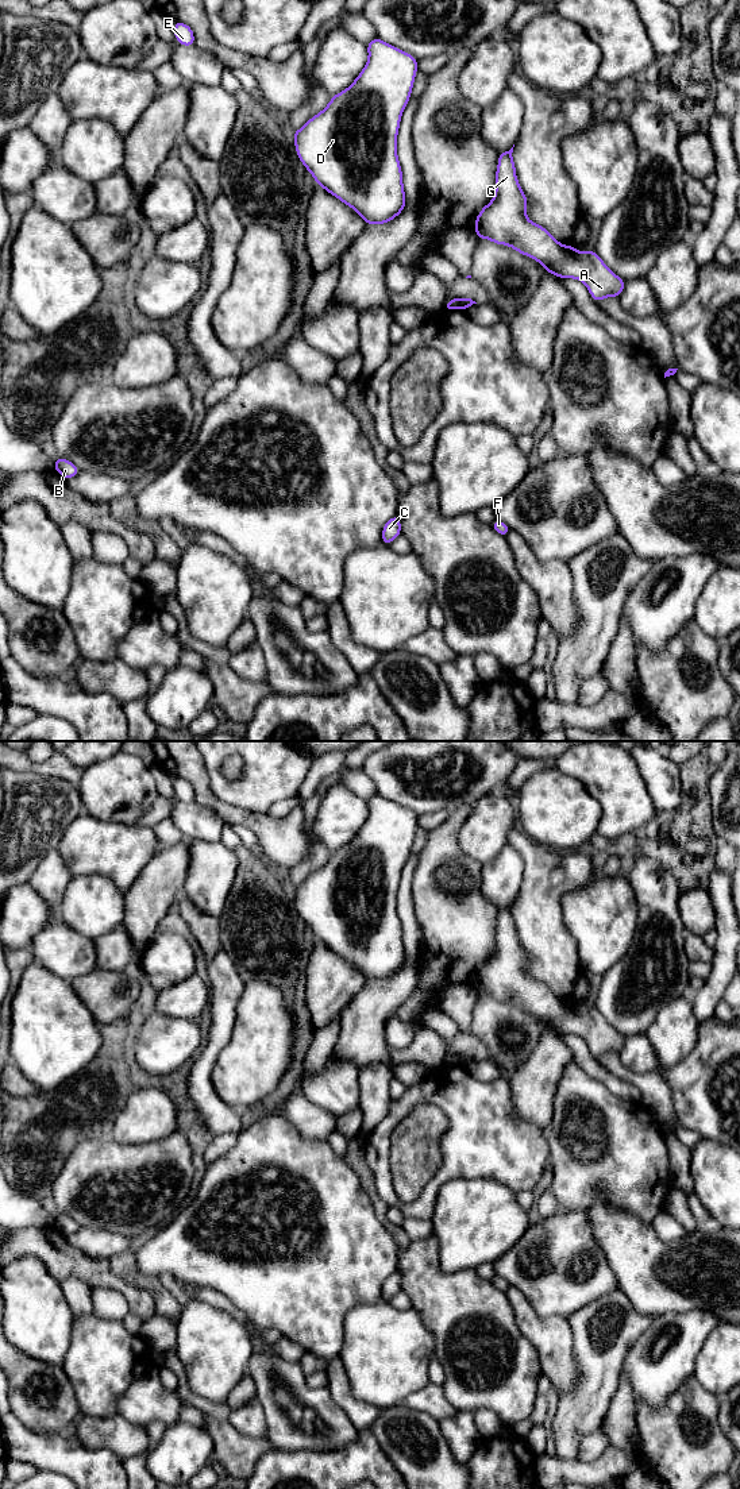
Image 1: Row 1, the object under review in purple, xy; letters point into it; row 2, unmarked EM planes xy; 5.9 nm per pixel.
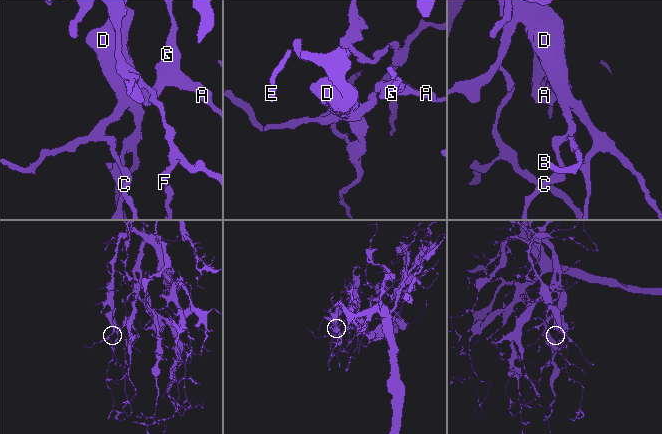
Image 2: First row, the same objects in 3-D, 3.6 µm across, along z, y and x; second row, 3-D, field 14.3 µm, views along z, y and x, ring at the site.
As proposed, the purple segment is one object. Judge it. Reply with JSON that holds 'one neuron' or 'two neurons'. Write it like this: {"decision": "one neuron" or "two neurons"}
{"decision": "two neurons"}

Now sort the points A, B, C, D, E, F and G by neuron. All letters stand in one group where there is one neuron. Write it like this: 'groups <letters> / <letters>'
groups A G / B C D E F

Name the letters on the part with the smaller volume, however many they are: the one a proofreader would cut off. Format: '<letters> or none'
A, G

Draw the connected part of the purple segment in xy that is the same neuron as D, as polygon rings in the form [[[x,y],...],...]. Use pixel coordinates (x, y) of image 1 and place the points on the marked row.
[[[378,38],[367,43],[367,51],[367,63],[355,81],[292,135],[300,161],[317,185],[358,212],[365,224],[384,224],[406,204],[397,134],[411,99],[417,59]]]

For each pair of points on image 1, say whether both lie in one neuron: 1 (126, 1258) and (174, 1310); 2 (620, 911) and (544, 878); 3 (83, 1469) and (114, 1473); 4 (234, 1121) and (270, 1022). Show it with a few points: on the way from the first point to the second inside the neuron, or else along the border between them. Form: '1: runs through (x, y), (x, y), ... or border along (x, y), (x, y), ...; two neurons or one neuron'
1: runs through (133, 1272), (161, 1296); one neuron
2: border along (597, 872), (586, 884), (565, 894), (565, 922); two neurons
3: runs through (91, 1469), (97, 1473), (106, 1473); one neuron
4: border along (214, 1088), (224, 1102), (249, 1115); two neurons

